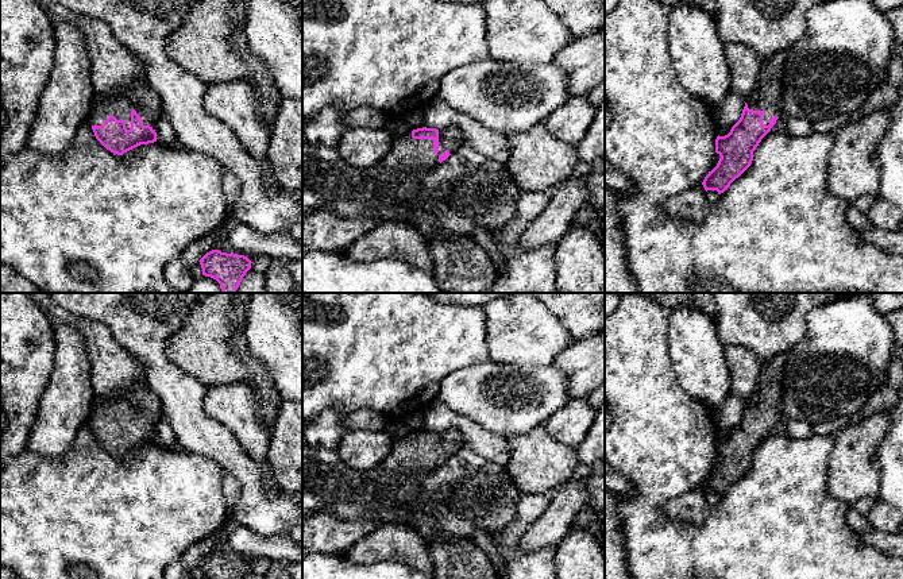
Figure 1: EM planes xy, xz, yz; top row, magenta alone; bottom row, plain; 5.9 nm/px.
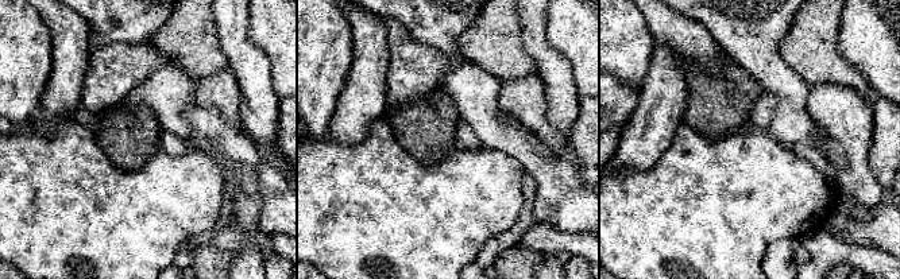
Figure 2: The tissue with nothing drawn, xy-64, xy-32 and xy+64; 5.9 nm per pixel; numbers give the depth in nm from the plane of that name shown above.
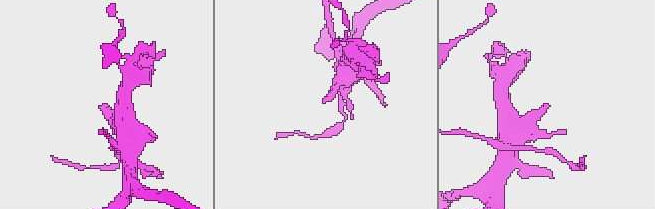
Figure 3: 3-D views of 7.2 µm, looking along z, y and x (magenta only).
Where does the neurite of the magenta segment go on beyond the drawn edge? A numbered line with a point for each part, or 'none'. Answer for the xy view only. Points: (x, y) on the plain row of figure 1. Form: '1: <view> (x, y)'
1: xy (141, 400)

